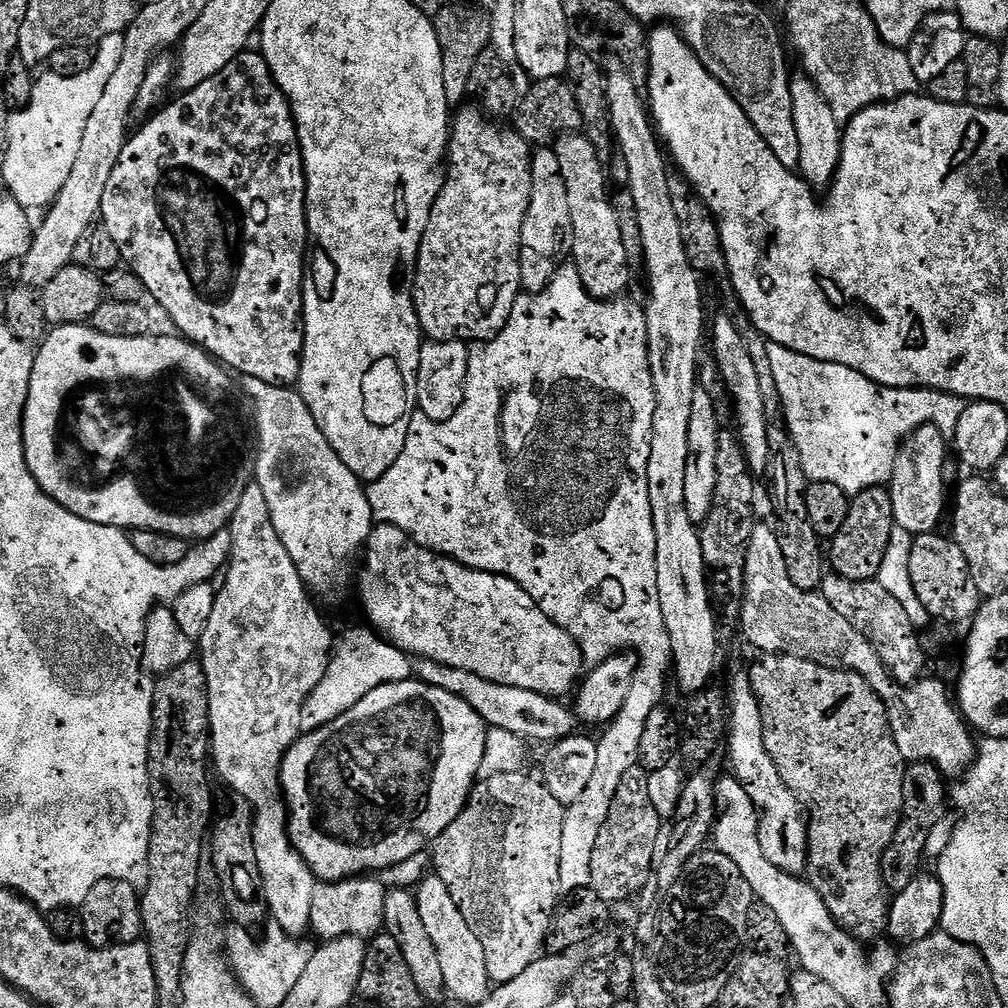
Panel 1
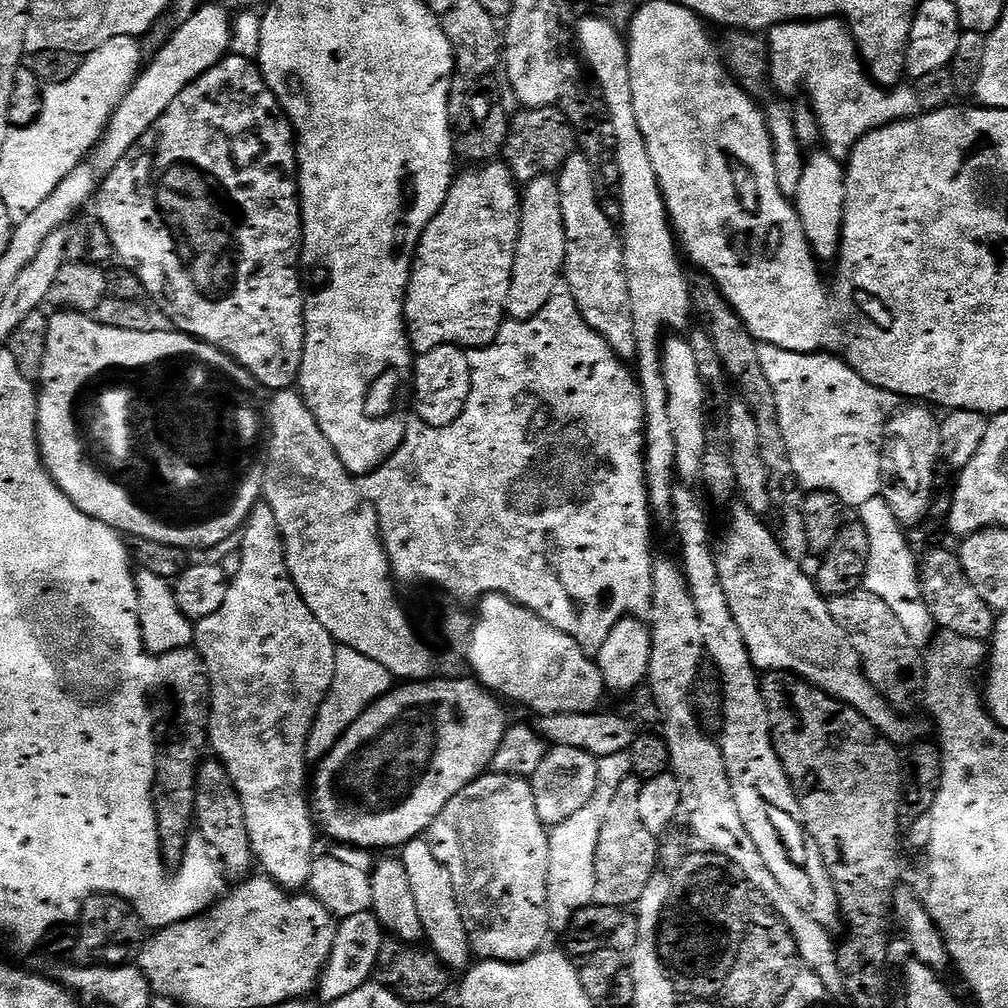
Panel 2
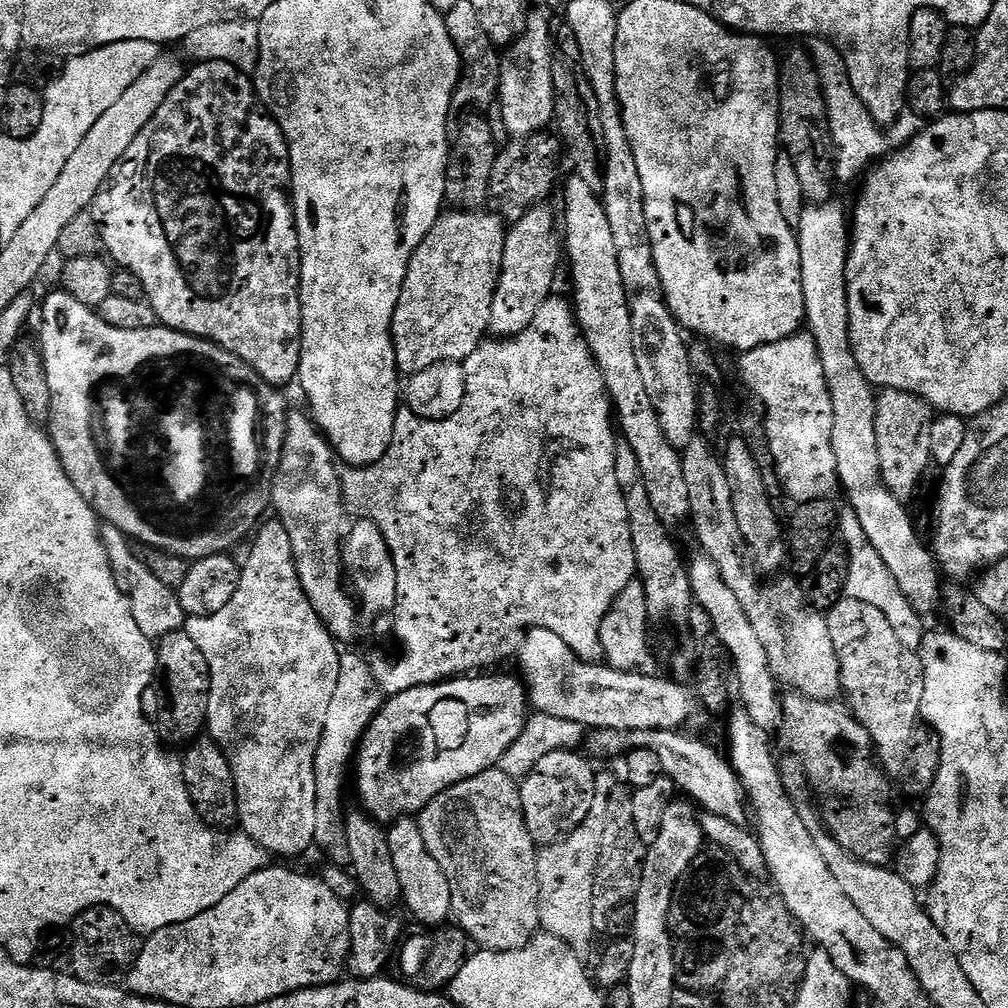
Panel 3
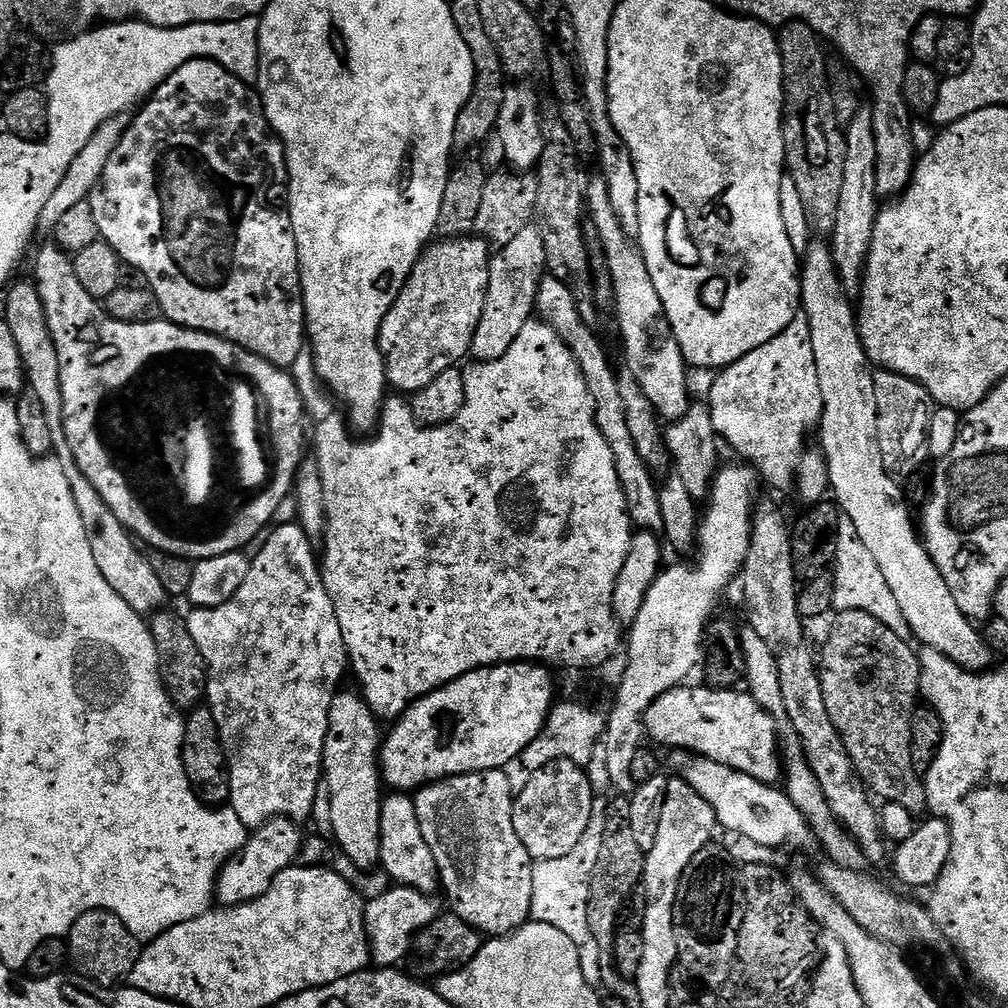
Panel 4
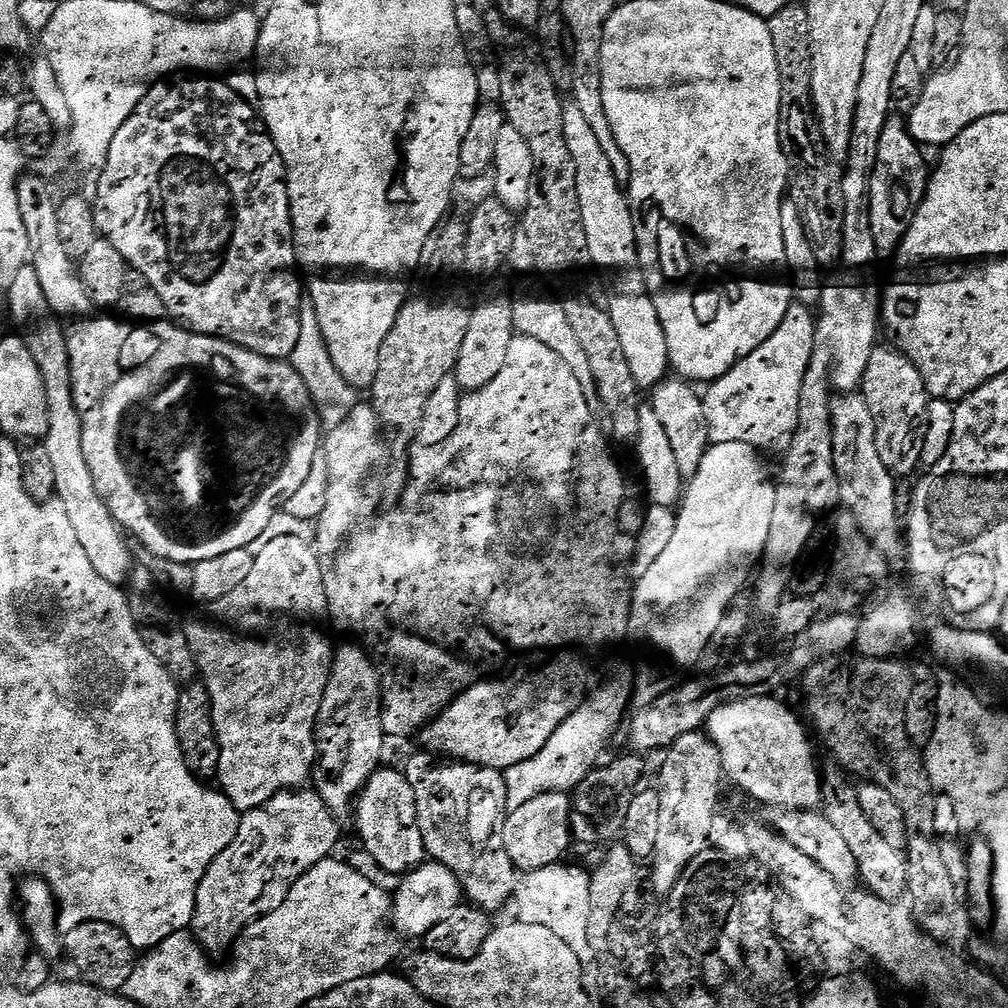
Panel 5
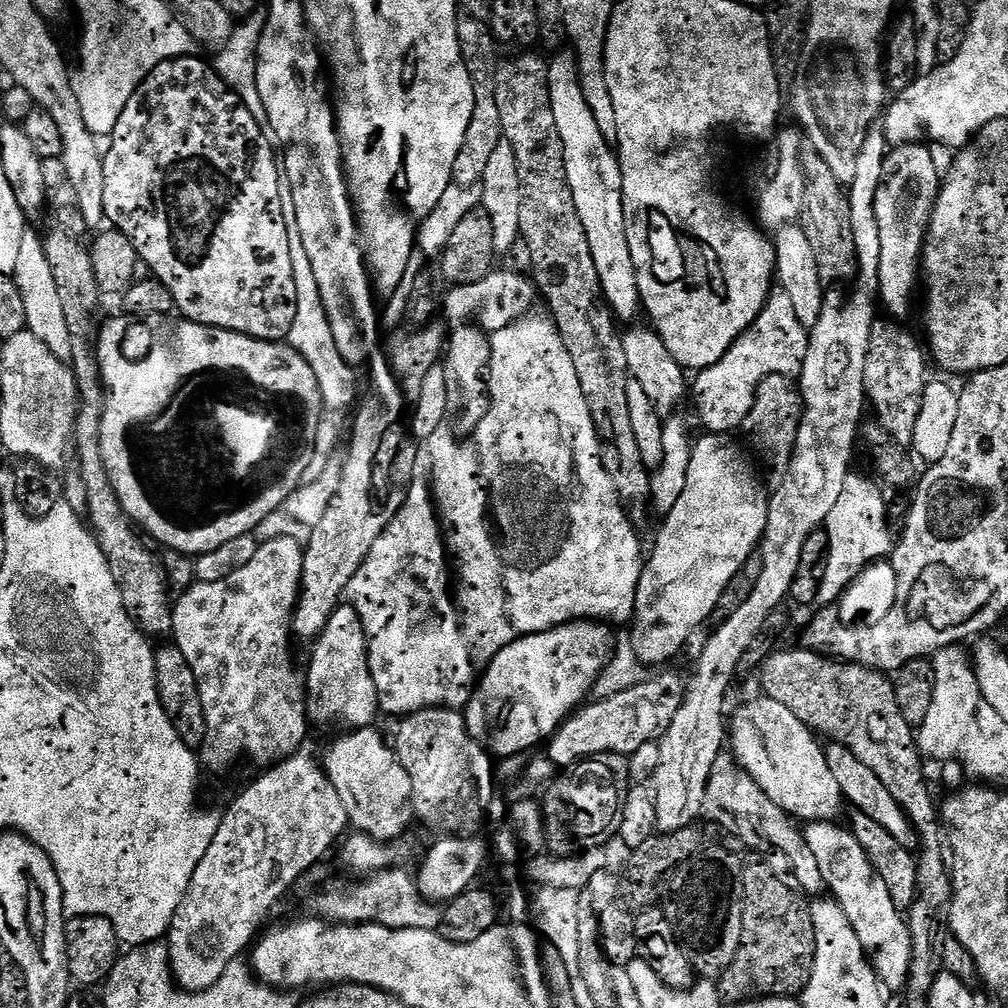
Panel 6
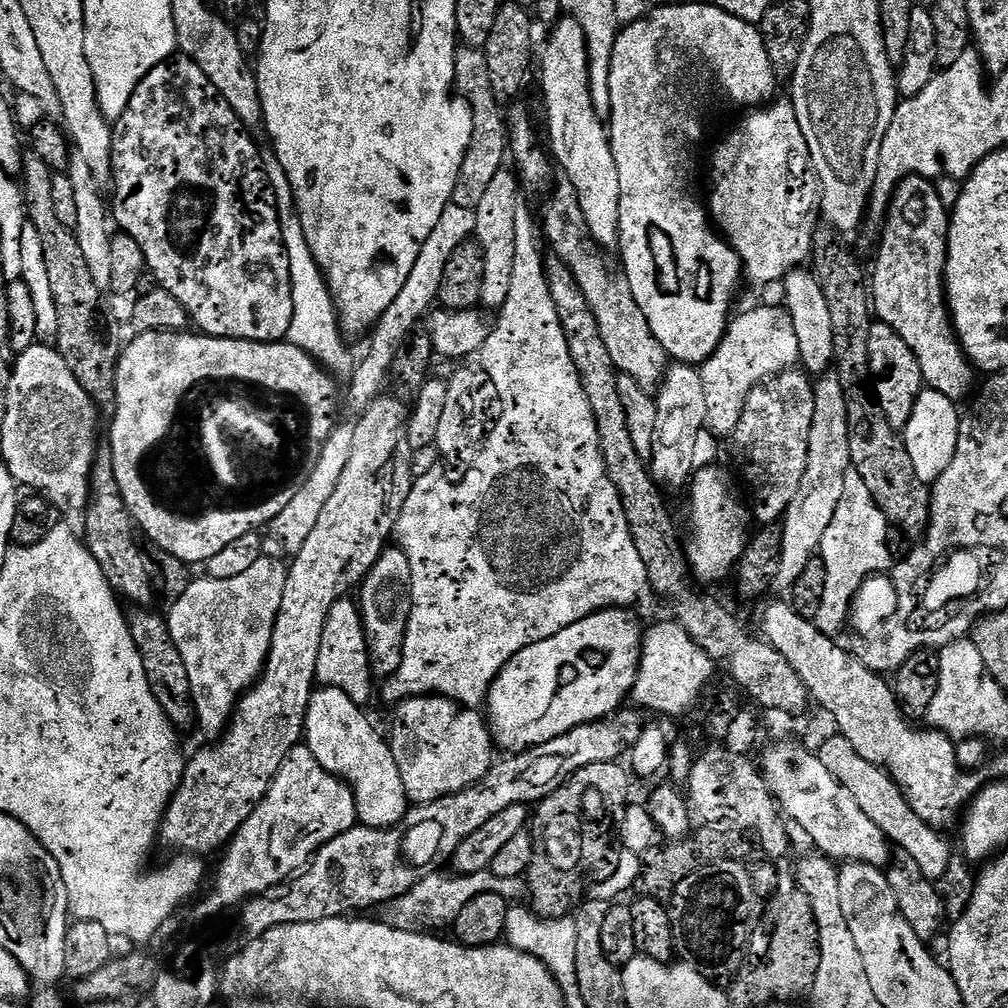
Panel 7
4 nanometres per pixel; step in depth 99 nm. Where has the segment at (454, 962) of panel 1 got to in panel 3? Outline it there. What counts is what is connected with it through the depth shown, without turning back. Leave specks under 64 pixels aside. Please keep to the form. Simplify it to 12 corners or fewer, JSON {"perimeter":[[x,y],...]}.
{"perimeter":[[419,823],[387,829],[402,904],[424,926],[452,916],[450,882]]}

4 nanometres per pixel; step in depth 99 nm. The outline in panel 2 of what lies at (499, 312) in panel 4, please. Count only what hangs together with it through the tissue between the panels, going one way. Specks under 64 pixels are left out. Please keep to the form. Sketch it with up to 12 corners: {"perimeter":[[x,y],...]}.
{"perimeter":[[556,176],[527,181],[507,315],[557,291],[566,226]]}

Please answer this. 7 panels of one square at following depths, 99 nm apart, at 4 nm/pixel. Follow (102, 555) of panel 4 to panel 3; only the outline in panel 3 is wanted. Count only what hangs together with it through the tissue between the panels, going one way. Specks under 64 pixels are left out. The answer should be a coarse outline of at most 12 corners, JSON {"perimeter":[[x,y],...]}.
{"perimeter":[[118,526],[100,537],[138,630],[159,642],[185,627],[177,589],[142,566]]}

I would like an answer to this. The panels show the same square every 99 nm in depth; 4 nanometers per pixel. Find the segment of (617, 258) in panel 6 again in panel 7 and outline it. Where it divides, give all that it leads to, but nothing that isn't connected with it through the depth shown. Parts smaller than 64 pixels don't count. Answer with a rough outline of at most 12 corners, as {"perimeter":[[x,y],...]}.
{"perimeter":[[557,20],[540,88],[550,152],[601,248],[620,242],[618,166],[590,102],[586,38]]}

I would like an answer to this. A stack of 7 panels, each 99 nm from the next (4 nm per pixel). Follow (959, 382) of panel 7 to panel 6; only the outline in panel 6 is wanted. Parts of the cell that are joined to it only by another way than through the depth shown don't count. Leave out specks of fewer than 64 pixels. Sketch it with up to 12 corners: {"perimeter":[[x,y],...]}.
{"perimeter":[[927,147],[883,157],[883,311],[904,322],[942,182]]}

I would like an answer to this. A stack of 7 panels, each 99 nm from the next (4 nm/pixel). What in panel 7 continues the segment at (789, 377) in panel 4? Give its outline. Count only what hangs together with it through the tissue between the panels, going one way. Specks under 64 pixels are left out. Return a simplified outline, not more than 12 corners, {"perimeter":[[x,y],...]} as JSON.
{"perimeter":[[737,299],[698,368],[706,428],[731,437],[752,389],[800,359],[787,311]]}

